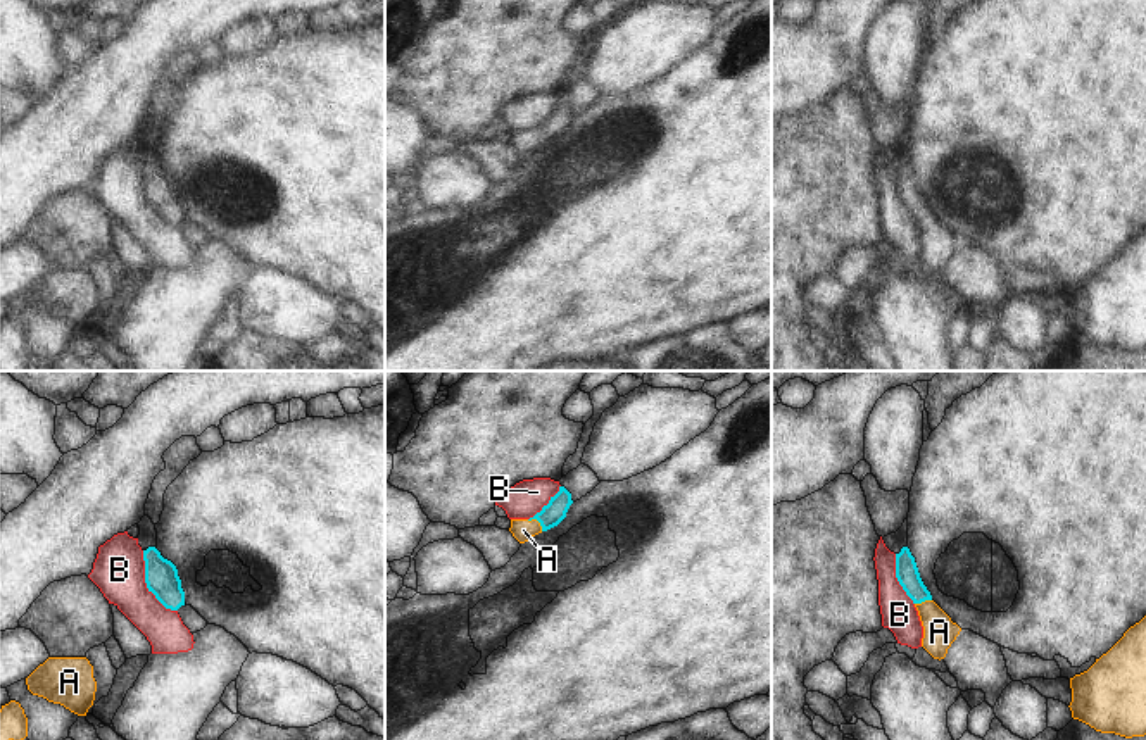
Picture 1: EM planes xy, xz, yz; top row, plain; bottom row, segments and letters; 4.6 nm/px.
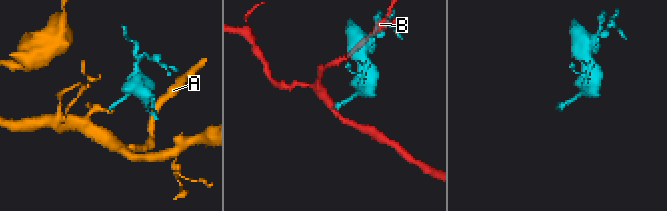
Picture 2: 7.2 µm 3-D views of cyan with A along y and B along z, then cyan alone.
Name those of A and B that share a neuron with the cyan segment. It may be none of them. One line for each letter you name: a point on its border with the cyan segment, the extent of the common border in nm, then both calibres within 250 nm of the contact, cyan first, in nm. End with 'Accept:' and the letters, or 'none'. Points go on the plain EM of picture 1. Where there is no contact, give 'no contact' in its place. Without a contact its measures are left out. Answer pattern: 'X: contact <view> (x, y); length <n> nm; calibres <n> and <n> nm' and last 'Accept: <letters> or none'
A: contact xz (537, 133); length 90 nm; calibres 110 and 100 nm
Accept: A

